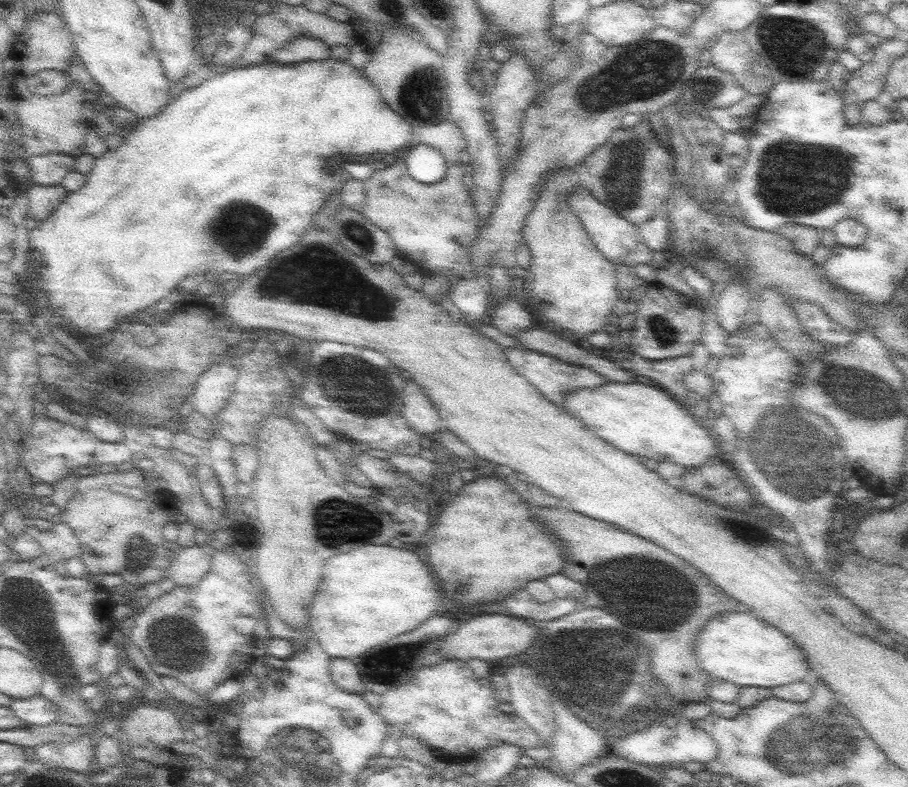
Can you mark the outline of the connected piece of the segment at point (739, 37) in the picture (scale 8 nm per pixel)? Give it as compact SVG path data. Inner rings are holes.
M745 31L725 32L710 50L718 71L730 73L747 95L768 95L773 78L764 58L748 46Z

